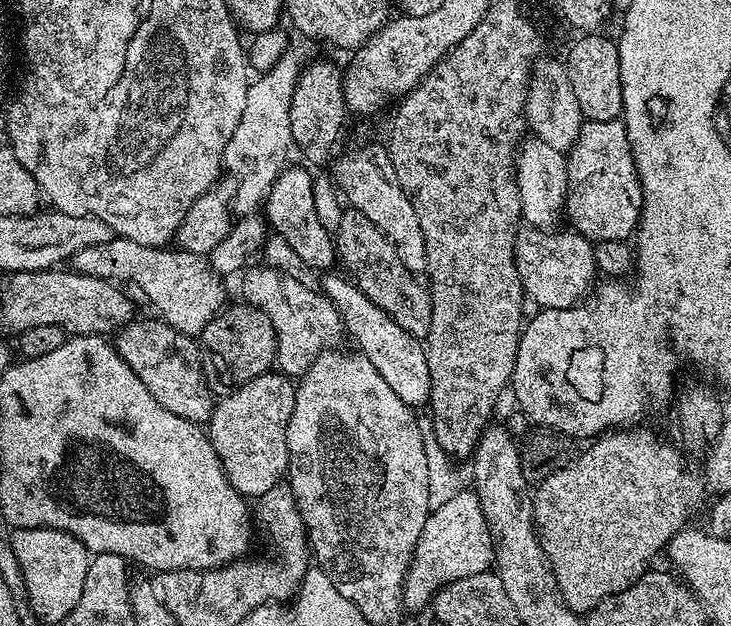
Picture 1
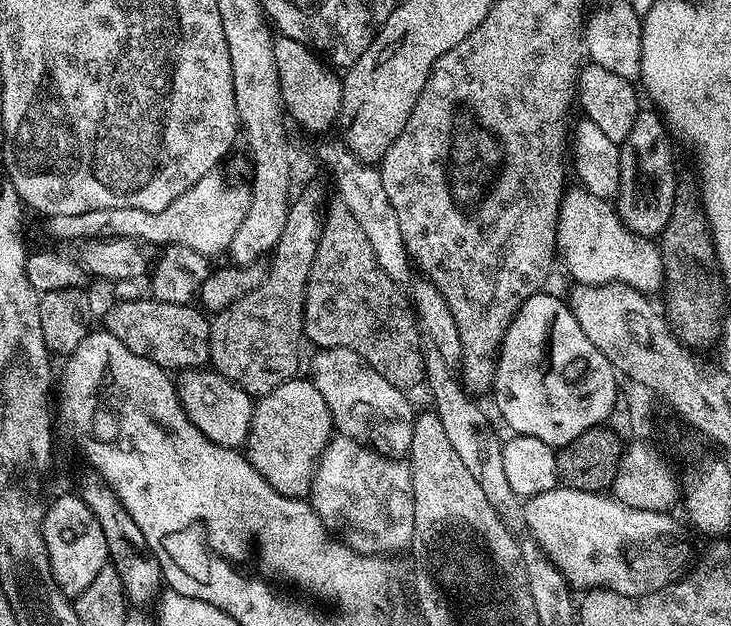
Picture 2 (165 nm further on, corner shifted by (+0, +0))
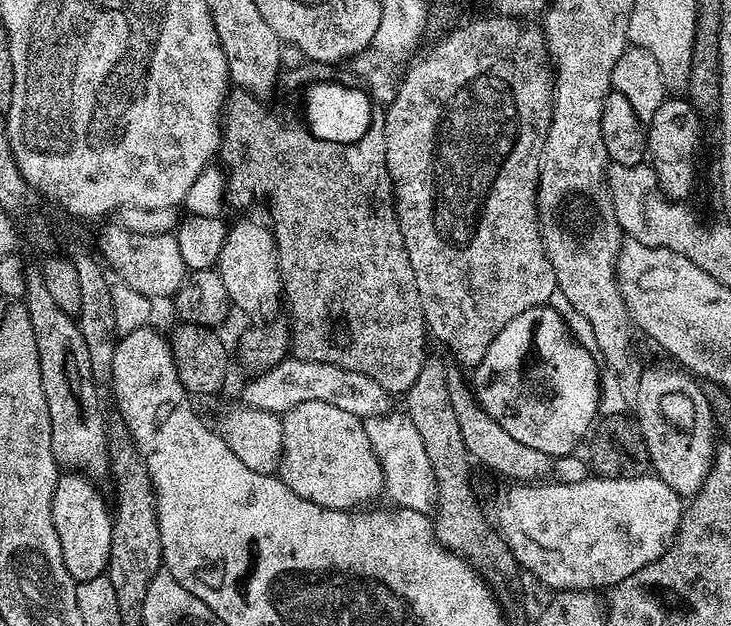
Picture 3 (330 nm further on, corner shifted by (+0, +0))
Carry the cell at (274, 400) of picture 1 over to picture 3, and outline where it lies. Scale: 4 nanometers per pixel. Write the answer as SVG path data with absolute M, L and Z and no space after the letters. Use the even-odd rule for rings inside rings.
M298 402L298 406L294 406L289 412L283 413L281 419L282 426L282 442L284 449L280 454L280 467L278 475L280 481L286 486L290 486L290 490L294 490L294 494L298 494L298 498L306 498L306 502L314 502L323 508L342 508L345 510L356 510L367 500L376 500L385 491L384 475L382 474L382 466L378 462L378 458L374 454L374 450L370 446L370 438L366 438L366 430L364 429L364 420L354 414L349 414L347 410L338 410L338 406L330 406L330 402Z

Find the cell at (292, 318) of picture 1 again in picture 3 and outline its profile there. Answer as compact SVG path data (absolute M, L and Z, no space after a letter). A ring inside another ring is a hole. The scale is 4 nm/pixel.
M392 415L369 416L364 420L366 438L370 438L370 446L382 466L386 496L392 499L389 501L395 507L431 513L438 501L436 479L430 466L430 458L426 458L426 446L422 446L422 437L407 415Z

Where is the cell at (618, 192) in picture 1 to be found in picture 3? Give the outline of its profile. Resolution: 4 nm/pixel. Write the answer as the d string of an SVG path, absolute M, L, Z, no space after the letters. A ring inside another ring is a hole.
M665 98L662 106L658 106L658 114L654 114L652 119L647 121L647 155L653 170L656 171L660 188L669 200L687 201L687 196L696 184L696 151L699 150L700 139L704 136L703 123L705 124L705 121L700 113L687 98Z

